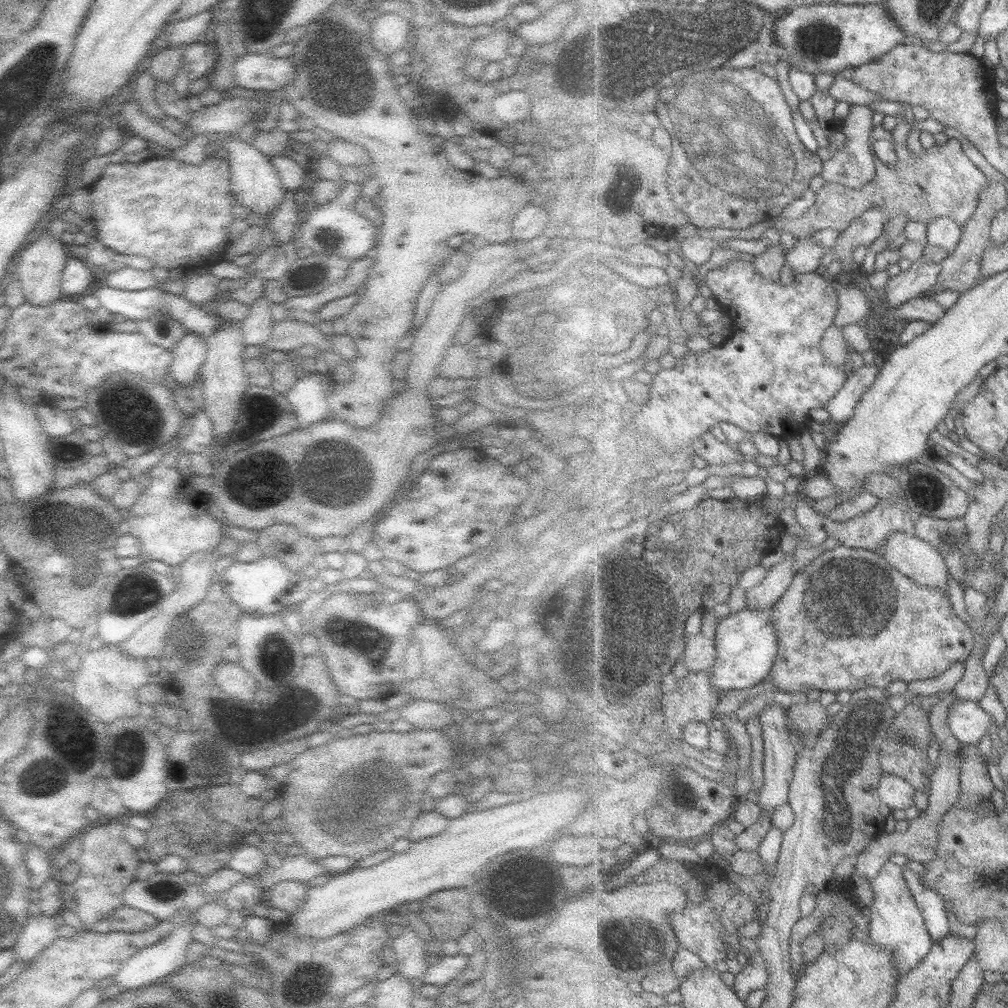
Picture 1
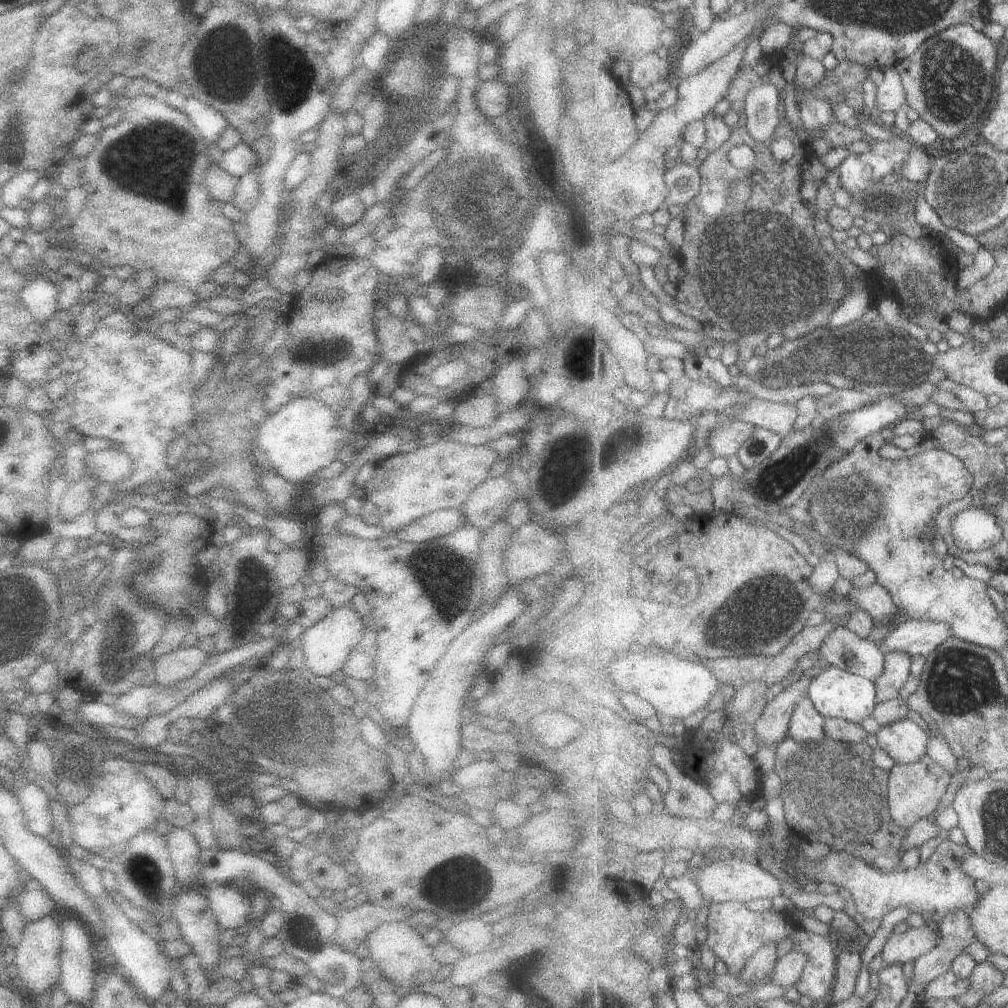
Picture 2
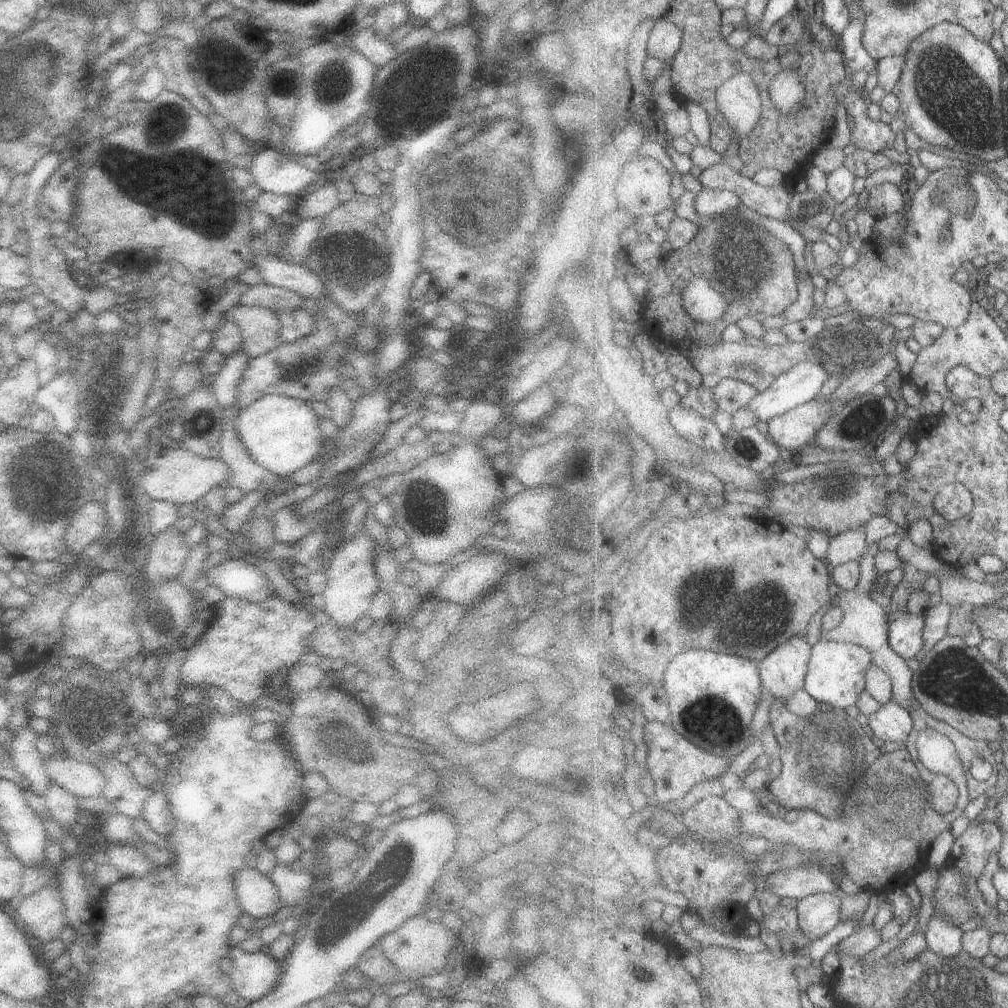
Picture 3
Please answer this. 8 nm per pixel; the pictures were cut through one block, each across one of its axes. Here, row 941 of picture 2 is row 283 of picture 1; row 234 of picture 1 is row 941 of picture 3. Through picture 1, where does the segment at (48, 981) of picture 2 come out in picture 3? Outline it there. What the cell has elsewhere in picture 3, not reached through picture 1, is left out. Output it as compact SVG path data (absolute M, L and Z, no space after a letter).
M57 879L47 881L37 892L13 905L23 922L23 930L41 942L58 943L68 920Z

